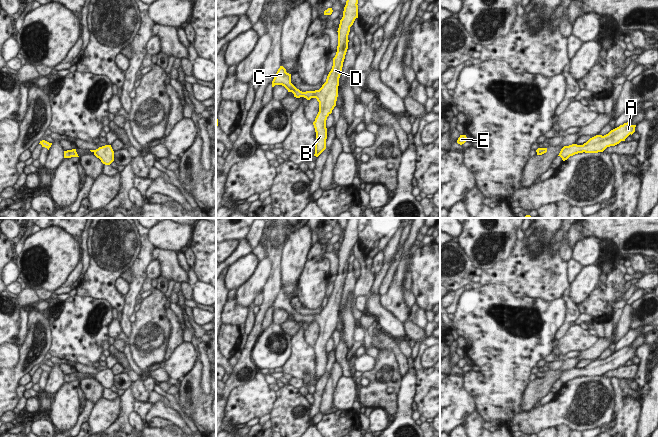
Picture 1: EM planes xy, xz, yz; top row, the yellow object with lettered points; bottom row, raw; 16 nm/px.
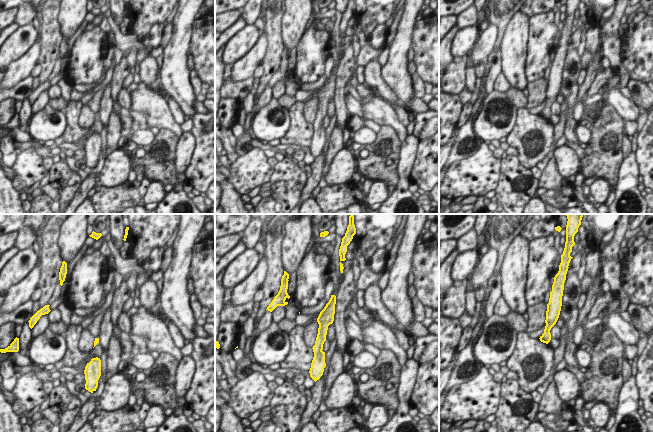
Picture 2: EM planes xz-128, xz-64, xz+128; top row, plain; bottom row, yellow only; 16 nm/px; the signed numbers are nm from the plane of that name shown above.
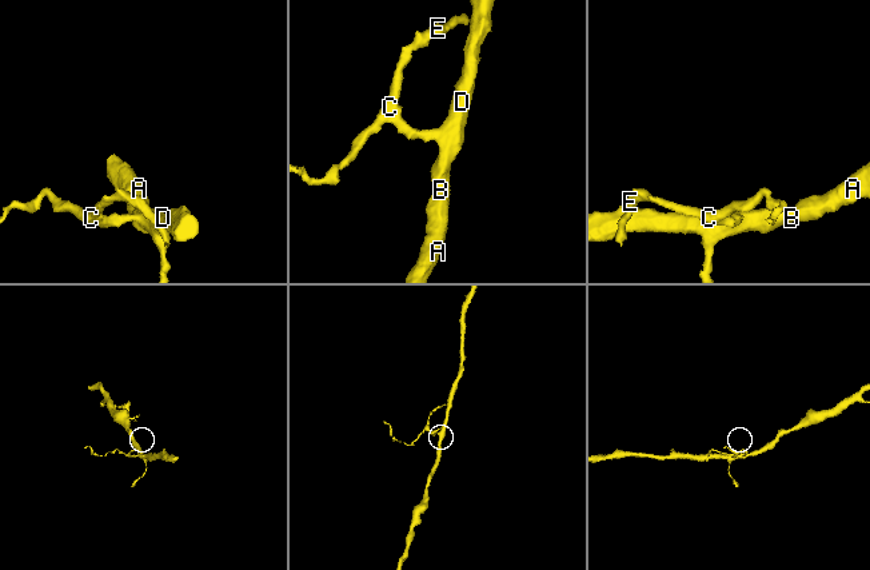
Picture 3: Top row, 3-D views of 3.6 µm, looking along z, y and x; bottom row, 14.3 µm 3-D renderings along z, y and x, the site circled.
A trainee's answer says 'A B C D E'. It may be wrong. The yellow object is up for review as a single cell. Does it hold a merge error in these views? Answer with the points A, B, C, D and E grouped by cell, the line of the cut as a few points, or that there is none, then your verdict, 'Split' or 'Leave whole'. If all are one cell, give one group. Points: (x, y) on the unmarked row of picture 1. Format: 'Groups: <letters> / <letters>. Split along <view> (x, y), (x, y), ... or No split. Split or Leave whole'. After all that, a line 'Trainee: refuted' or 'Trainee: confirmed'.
Groups: A B C D E. No split. Leave whole.
Trainee: confirmed

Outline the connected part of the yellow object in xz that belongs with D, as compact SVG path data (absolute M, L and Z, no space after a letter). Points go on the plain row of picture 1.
M348 218L346 229L343 235L343 241L340 244L338 252L338 270L335 281L333 282L333 290L329 296L326 306L319 314L302 316L291 307L291 298L286 296L283 290L278 293L273 305L272 311L275 309L284 310L288 316L292 316L294 321L304 321L307 324L316 322L319 326L319 336L313 346L316 356L315 378L318 381L326 373L327 341L332 337L336 330L338 321L339 302L342 297L343 286L348 273L348 259L350 251L358 242L358 220L359 218Z

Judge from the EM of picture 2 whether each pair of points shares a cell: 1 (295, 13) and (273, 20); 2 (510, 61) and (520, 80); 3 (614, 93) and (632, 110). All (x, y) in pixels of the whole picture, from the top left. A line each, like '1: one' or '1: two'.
1: two
2: one
3: one

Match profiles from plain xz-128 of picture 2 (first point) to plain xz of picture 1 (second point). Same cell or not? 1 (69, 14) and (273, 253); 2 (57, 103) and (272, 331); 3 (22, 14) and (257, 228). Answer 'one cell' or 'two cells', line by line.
1: two cells
2: two cells
3: one cell

